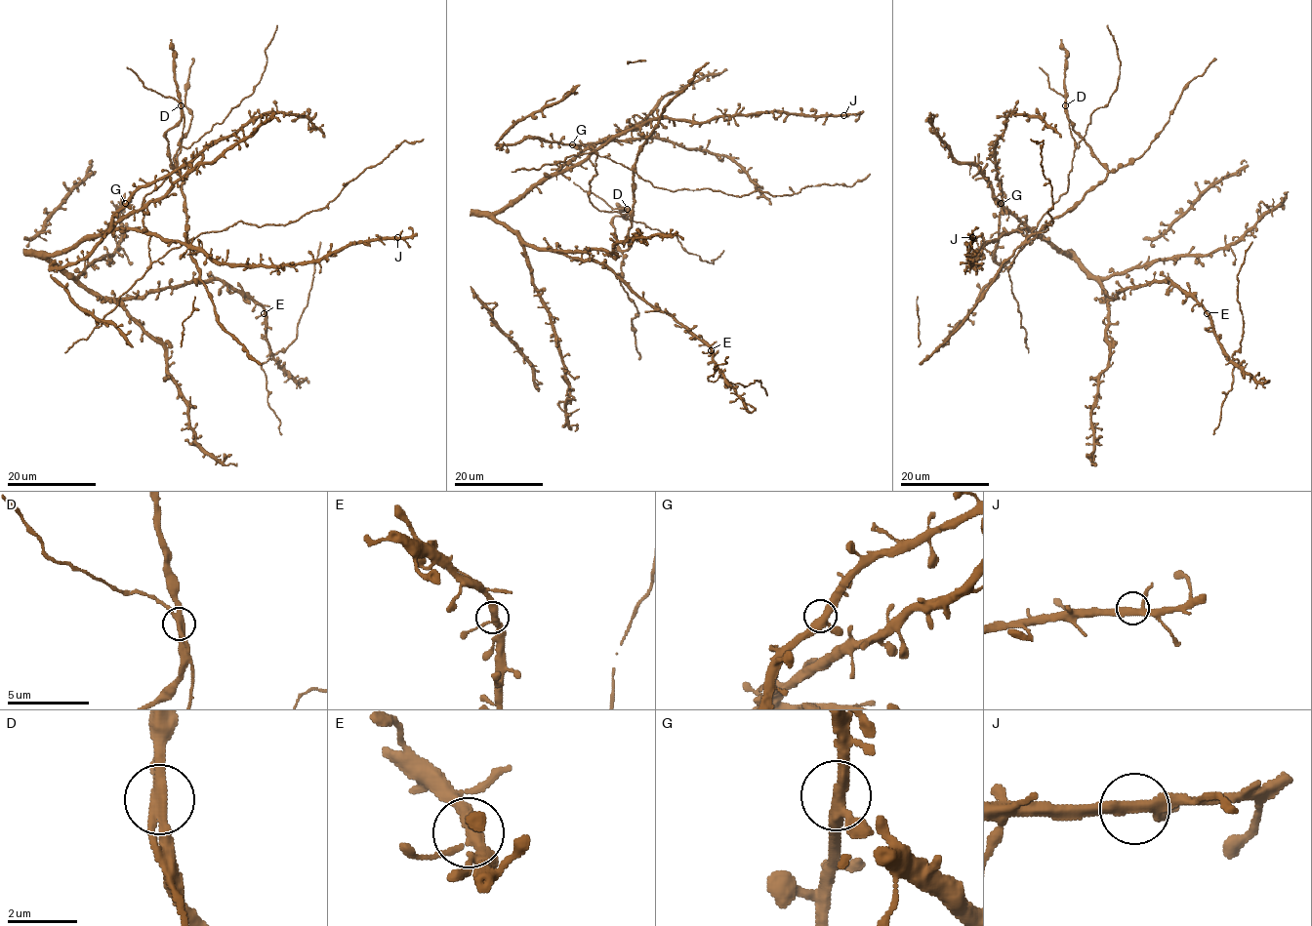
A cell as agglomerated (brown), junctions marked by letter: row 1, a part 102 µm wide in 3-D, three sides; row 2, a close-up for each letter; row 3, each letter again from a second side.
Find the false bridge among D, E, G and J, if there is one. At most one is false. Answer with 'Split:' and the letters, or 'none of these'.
Split: D

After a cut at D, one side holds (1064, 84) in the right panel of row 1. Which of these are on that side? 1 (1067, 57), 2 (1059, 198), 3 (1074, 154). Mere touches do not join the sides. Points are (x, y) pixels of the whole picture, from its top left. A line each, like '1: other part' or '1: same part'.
1: same part
2: other part
3: other part

